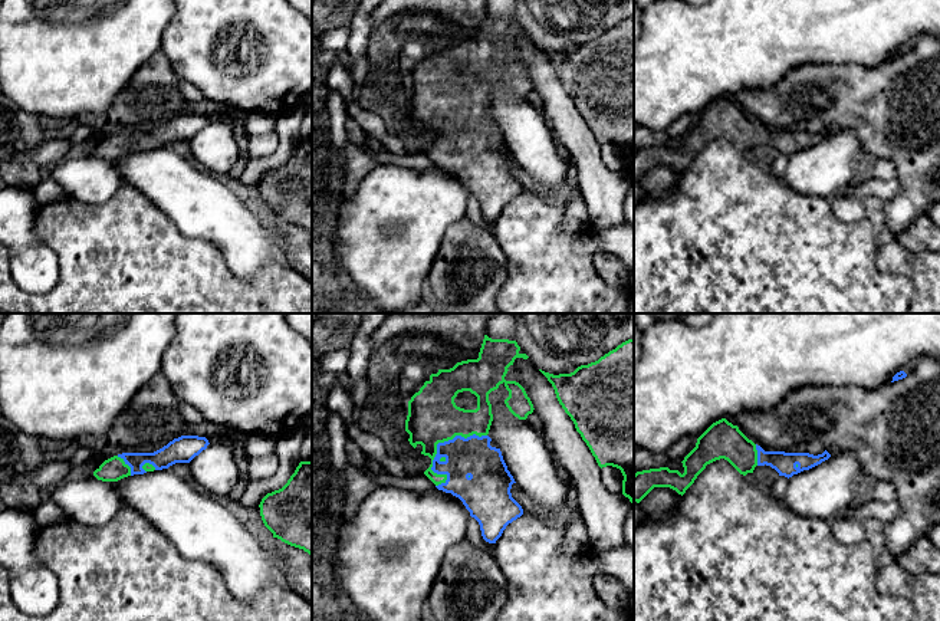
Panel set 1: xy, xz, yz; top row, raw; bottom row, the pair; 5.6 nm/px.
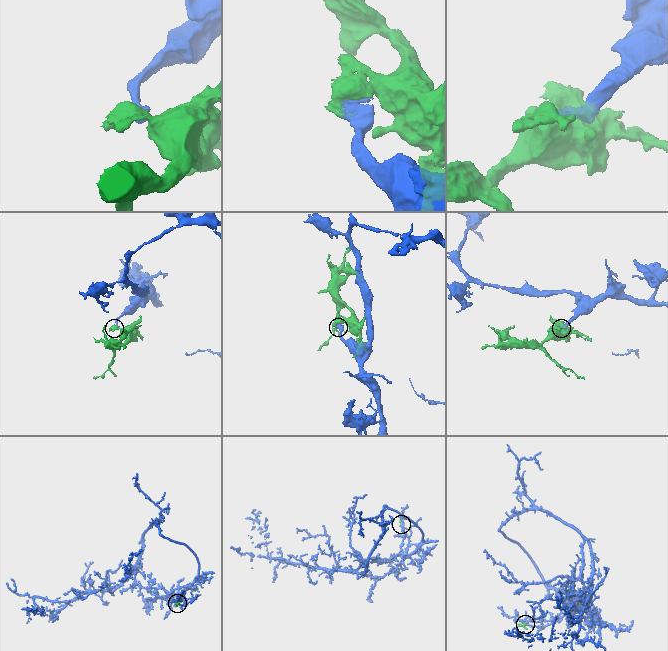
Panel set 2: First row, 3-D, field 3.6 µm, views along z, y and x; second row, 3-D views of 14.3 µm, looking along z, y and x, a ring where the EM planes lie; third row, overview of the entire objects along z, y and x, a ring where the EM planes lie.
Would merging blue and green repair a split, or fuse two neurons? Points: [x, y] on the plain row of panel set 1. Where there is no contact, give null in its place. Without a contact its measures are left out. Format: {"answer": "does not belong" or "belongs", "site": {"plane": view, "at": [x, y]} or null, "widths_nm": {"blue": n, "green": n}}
{"answer": "belongs", "site": {"plane": "xz", "at": [437, 124]}, "widths_nm": {"blue": 220, "green": 280}}

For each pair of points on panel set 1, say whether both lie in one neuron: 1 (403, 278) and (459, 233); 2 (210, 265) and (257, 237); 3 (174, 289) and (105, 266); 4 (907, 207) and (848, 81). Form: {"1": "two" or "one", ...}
{"1": "two", "2": "two", "3": "one", "4": "one"}

